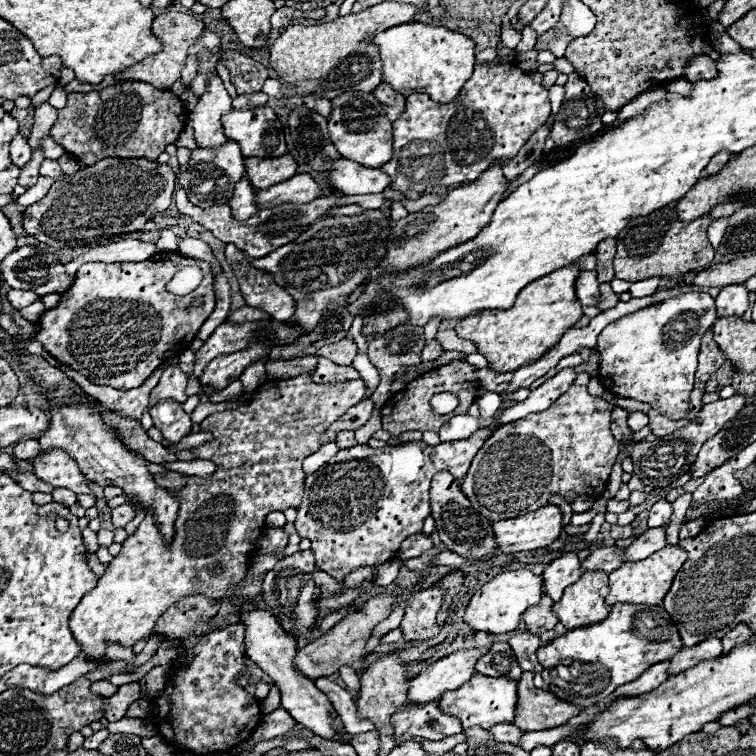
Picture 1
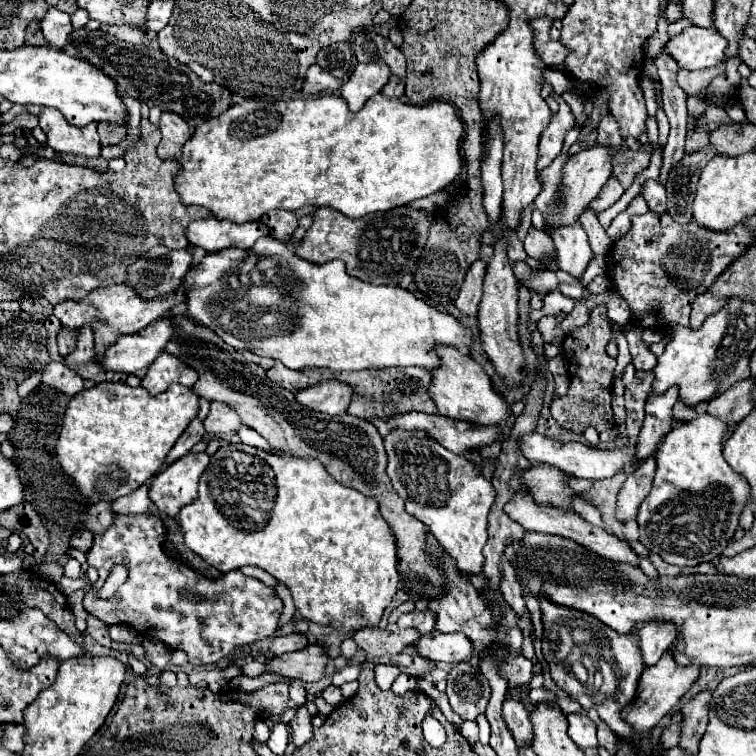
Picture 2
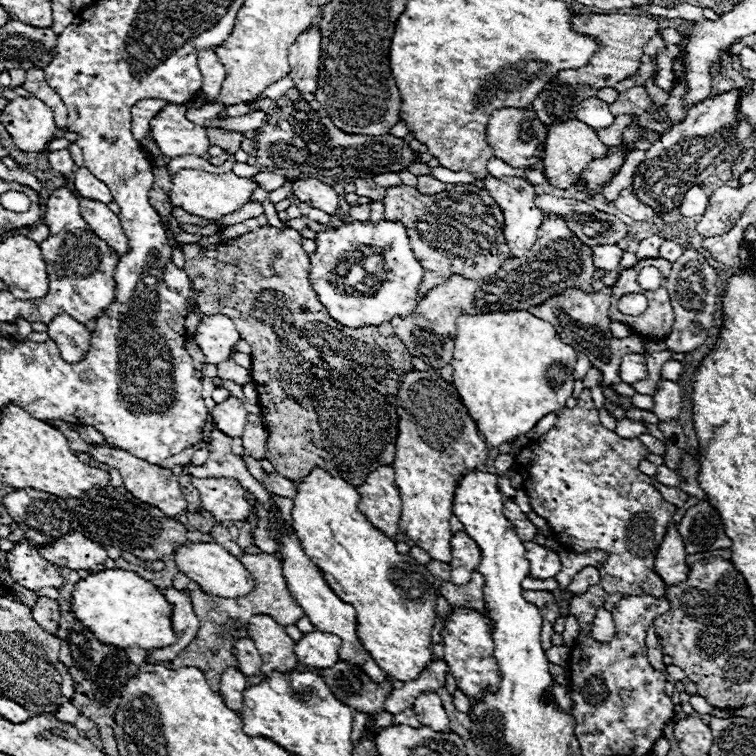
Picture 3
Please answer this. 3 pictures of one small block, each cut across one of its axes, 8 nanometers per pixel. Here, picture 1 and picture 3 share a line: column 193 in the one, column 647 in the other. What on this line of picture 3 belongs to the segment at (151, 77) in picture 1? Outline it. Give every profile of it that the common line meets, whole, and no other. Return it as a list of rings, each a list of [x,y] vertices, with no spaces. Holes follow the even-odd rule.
[[[578,14],[572,20],[572,28],[580,34],[598,38],[600,48],[590,58],[588,66],[580,70],[562,70],[558,78],[554,78],[554,82],[550,82],[532,102],[532,110],[536,112],[538,120],[548,128],[558,122],[574,120],[578,102],[582,102],[582,98],[596,96],[600,88],[614,88],[618,82],[634,76],[640,70],[640,56],[644,54],[644,46],[660,32],[658,20],[636,14]]]

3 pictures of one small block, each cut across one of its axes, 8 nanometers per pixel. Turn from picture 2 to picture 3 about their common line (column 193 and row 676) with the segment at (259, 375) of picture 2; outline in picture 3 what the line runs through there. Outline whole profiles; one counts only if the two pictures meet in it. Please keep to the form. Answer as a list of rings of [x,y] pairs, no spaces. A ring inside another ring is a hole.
[[[336,662],[332,668],[322,670],[320,676],[340,702],[368,716],[382,712],[392,692],[392,678],[384,684],[374,684],[358,666],[348,662]]]

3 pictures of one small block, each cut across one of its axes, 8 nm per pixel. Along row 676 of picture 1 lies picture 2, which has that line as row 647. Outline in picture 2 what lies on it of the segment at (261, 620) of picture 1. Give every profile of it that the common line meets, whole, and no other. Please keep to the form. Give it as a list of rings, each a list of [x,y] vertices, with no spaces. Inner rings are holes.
[[[288,634],[288,636],[278,636],[272,640],[272,646],[270,646],[270,652],[272,654],[286,654],[286,652],[296,652],[296,650],[302,650],[304,646],[308,646],[310,640],[306,634]]]

